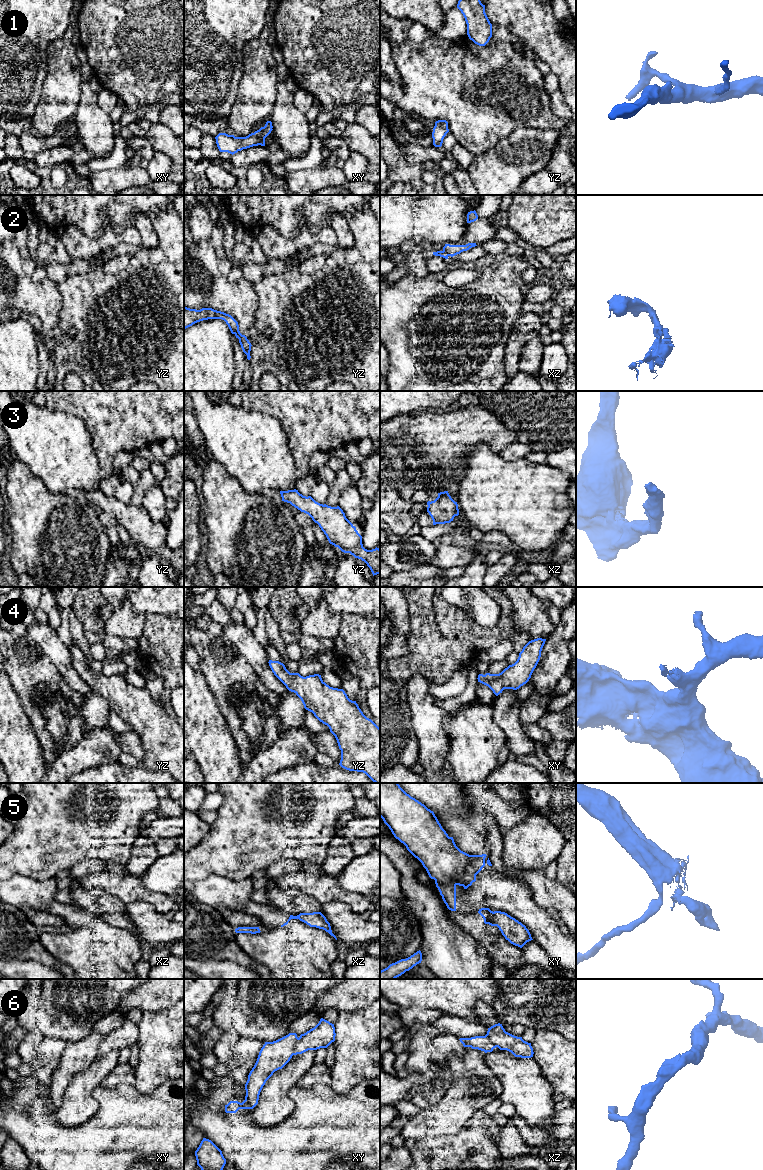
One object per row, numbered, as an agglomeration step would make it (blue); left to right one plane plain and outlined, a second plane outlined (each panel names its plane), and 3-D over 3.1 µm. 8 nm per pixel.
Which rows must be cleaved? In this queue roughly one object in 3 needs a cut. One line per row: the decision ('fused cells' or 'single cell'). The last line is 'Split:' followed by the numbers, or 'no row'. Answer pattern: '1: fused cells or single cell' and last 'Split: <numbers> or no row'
1: single cell
2: fused cells
3: single cell
4: single cell
5: fused cells
6: fused cells
Split: 2, 5, 6

